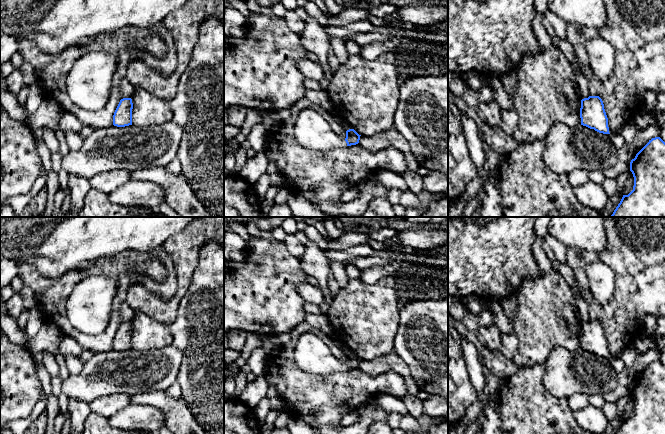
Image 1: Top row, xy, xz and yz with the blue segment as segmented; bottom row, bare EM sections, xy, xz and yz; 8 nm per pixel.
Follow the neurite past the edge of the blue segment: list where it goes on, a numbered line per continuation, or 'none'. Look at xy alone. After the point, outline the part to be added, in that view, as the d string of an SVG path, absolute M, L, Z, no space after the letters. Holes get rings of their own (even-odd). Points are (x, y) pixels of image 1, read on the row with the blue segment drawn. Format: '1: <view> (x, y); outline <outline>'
none

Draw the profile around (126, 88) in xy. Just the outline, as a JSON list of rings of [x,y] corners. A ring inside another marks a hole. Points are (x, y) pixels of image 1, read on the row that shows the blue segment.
[[[124,77],[120,82],[120,96],[123,98],[131,98],[134,93],[134,86],[129,82],[129,80]]]

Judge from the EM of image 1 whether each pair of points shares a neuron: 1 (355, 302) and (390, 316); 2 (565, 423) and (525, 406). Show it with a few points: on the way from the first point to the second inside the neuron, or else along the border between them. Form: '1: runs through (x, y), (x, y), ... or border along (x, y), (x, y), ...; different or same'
1: runs through (364, 311), (369, 316), (381, 316); same
2: runs through (555, 420), (538, 419), (535, 416); same

